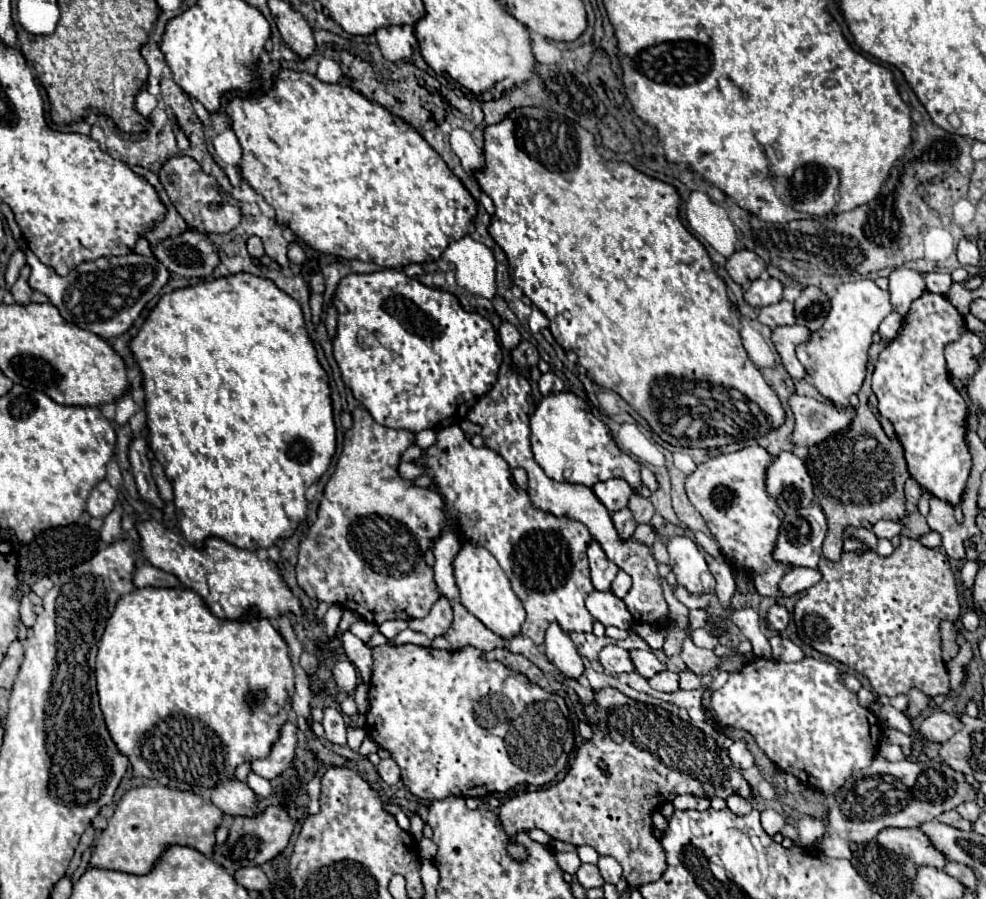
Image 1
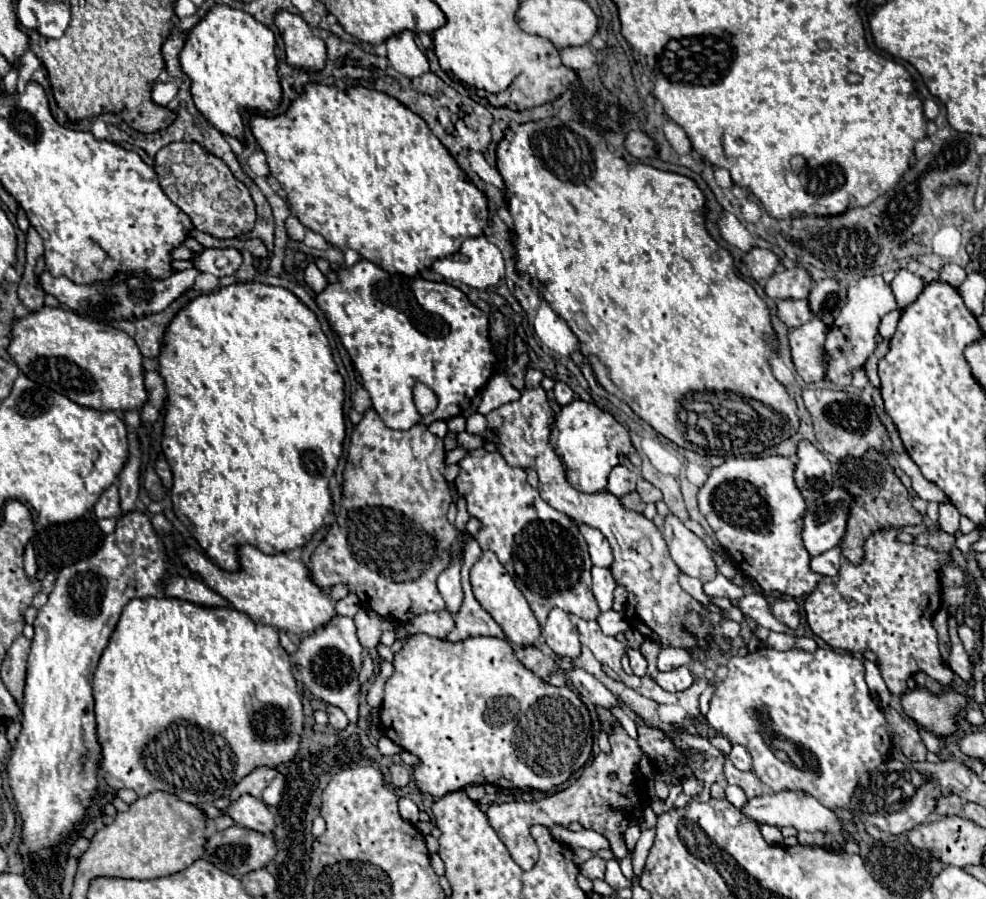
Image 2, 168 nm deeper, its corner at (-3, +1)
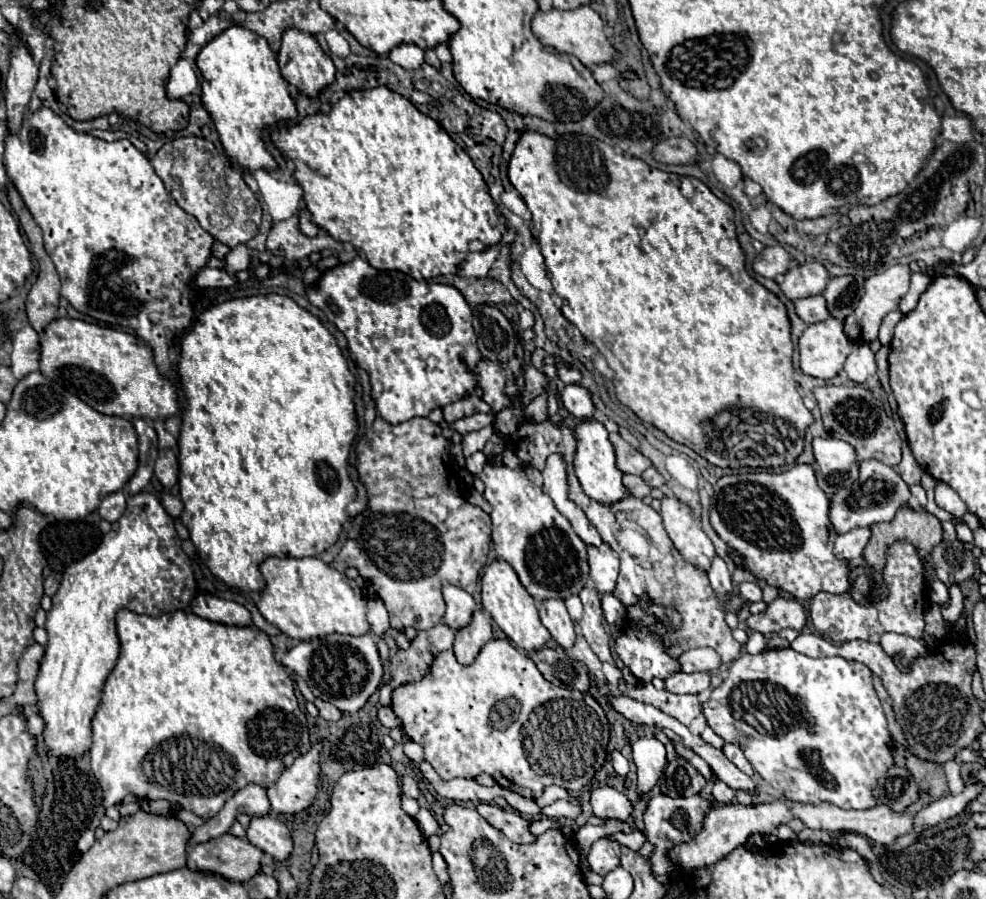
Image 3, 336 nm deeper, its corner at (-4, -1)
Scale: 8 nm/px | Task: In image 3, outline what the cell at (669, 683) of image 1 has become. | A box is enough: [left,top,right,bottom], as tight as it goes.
[665,673,711,695]

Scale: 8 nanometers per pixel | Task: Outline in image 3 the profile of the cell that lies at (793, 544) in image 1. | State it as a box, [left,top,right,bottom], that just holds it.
[831,459,911,533]

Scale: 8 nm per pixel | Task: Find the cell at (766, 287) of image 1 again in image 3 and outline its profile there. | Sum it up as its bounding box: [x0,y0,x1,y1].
[779,261,831,301]

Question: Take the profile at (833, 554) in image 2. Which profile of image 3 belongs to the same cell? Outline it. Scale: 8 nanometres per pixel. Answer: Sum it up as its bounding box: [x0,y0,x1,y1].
[835,527,871,559]

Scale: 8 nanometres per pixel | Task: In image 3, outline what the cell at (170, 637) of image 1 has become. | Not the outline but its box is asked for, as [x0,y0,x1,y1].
[89,609,311,821]

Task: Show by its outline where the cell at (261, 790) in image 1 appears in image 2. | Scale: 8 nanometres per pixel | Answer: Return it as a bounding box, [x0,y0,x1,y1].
[262,775,284,805]

